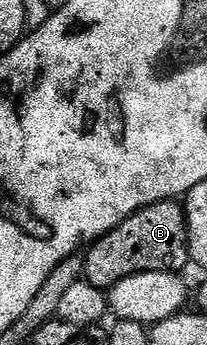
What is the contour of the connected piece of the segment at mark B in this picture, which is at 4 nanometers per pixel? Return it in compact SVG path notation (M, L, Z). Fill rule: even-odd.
M178 200L145 205L88 249L91 250L85 253L87 262L83 276L90 285L104 291L110 291L121 279L129 279L129 275L153 271L179 273L191 261L186 208Z

